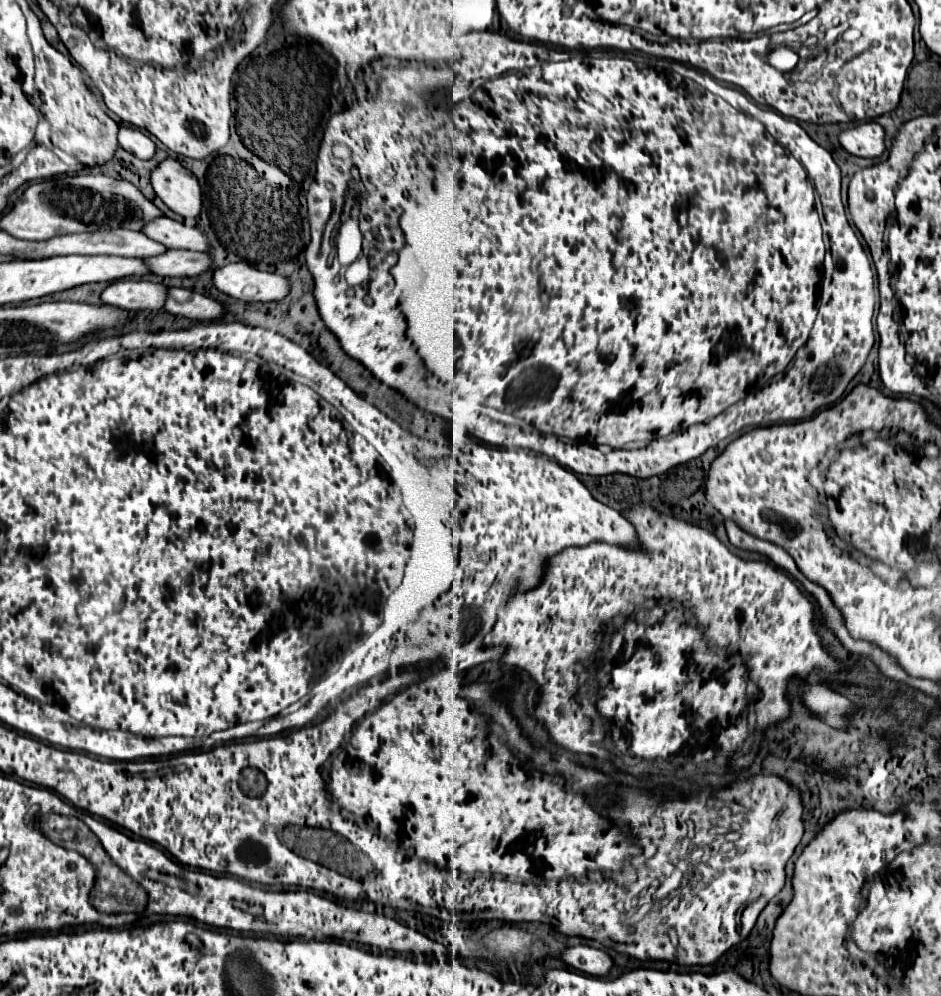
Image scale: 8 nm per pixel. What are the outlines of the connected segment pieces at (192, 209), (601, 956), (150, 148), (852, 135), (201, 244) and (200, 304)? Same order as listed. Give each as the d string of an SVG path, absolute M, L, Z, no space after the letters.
M176 159L162 161L152 171L152 187L156 195L178 215L198 217L202 209L202 191L198 179Z
M578 945L578 947L566 949L562 953L562 959L568 965L572 965L574 969L578 969L582 973L588 973L592 977L606 977L610 973L612 965L614 965L610 955L606 955L600 949L592 949L588 945Z
M120 127L118 143L120 143L128 153L136 155L138 159L152 159L154 153L156 153L154 141L152 141L148 135L144 135L142 131L132 129L132 127Z
M866 121L858 127L842 131L840 143L848 153L852 153L856 157L876 159L886 149L884 137L886 137L886 131L884 131L882 125L878 125L876 121Z
M162 217L156 219L156 223L150 223L142 231L150 239L162 243L168 249L188 249L188 251L210 251L210 241L208 237L196 229L196 227L186 227L174 219Z
M170 289L164 309L176 317L186 317L200 323L222 319L226 313L222 303L190 289Z

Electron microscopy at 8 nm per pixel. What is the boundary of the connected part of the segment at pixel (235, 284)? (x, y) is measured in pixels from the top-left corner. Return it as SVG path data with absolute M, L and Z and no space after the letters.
M230 263L214 271L214 285L240 301L280 301L288 295L290 283L286 277L254 269L248 263Z

